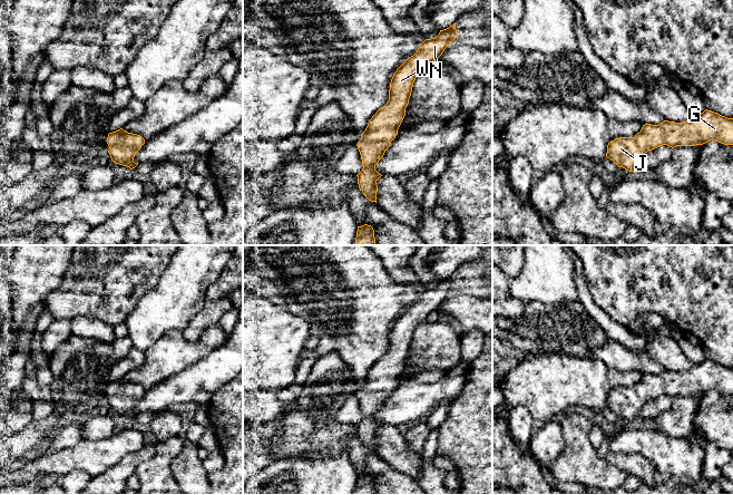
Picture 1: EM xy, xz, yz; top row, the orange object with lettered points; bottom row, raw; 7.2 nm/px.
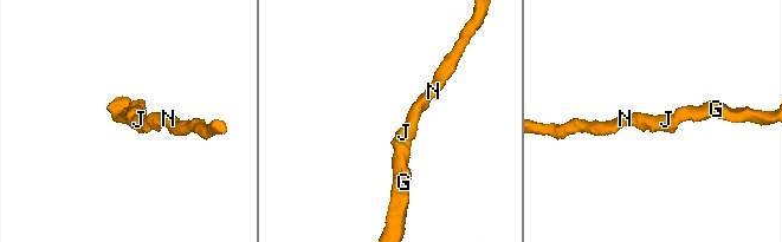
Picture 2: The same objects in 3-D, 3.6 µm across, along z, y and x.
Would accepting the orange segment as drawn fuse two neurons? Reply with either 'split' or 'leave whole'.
leave whole

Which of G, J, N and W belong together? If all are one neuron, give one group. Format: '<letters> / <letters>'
G J N W

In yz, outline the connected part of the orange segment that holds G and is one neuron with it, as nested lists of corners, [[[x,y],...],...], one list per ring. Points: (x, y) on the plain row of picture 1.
[[[705,359],[683,372],[664,370],[658,375],[645,373],[634,387],[619,387],[608,392],[606,407],[618,417],[636,423],[645,402],[662,395],[703,395],[715,390],[733,395],[733,368]]]

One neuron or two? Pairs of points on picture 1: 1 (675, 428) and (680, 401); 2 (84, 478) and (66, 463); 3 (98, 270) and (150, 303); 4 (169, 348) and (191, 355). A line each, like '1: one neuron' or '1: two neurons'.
1: one neuron
2: two neurons
3: two neurons
4: one neuron

